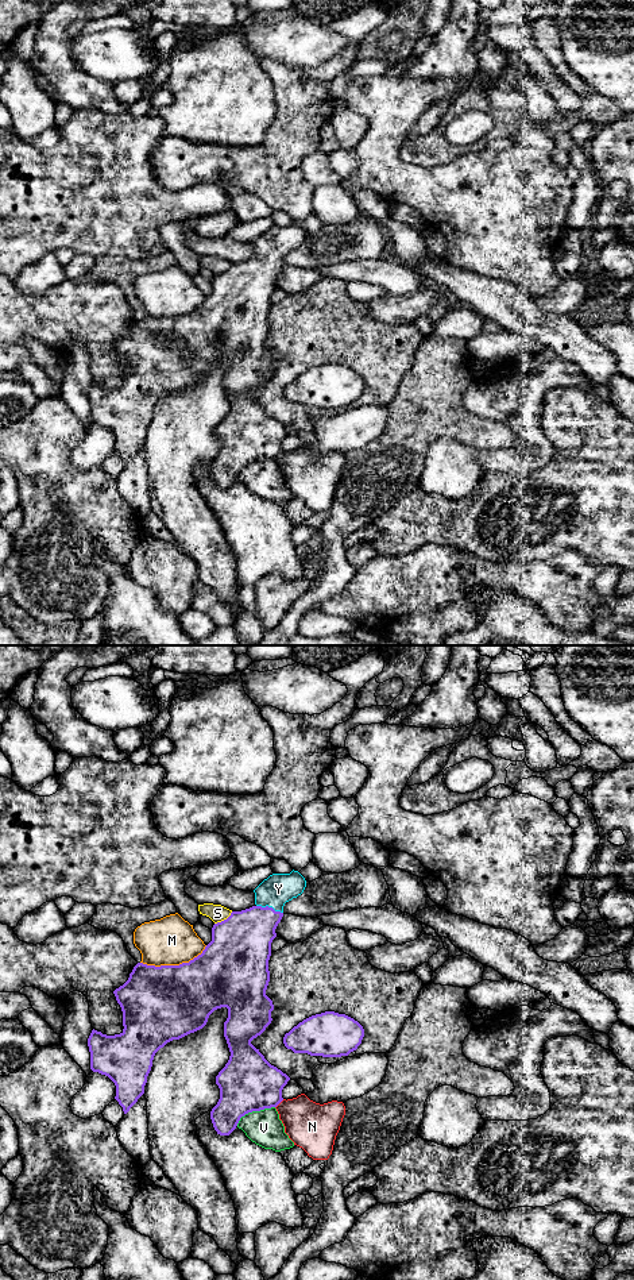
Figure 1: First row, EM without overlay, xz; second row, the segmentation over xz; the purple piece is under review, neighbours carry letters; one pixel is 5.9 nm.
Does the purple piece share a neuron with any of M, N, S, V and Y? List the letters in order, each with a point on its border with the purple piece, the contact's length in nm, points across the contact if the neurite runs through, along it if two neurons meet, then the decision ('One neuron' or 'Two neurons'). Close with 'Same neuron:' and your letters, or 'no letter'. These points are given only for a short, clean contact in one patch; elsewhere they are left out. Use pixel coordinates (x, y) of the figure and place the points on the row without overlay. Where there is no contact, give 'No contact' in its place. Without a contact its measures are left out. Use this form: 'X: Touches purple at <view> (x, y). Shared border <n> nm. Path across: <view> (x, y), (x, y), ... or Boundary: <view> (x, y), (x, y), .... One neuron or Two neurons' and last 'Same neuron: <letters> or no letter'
M: Touches purple at xz (174, 317). Shared border 420 nm. Two neurons
N: Touches purple at xz (279, 454). Shared border 80 nm. Boundary: xz (283, 451), (275, 459). Two neurons
S: Touches purple at xz (224, 272). Shared border 130 nm. Two neurons
V: Touches purple at xz (254, 462). Shared border 260 nm. Two neurons
Y: Touches purple at xz (270, 259). Shared border 170 nm. Path across: xz (243, 292), (266, 268), (270, 259), (270, 249), (278, 241). One neuron
Same neuron: Y

